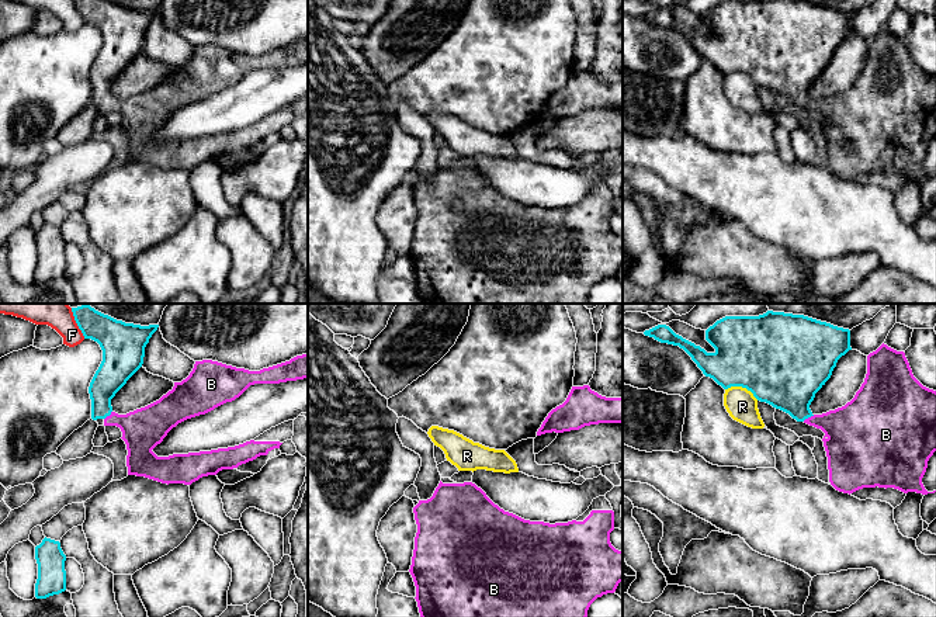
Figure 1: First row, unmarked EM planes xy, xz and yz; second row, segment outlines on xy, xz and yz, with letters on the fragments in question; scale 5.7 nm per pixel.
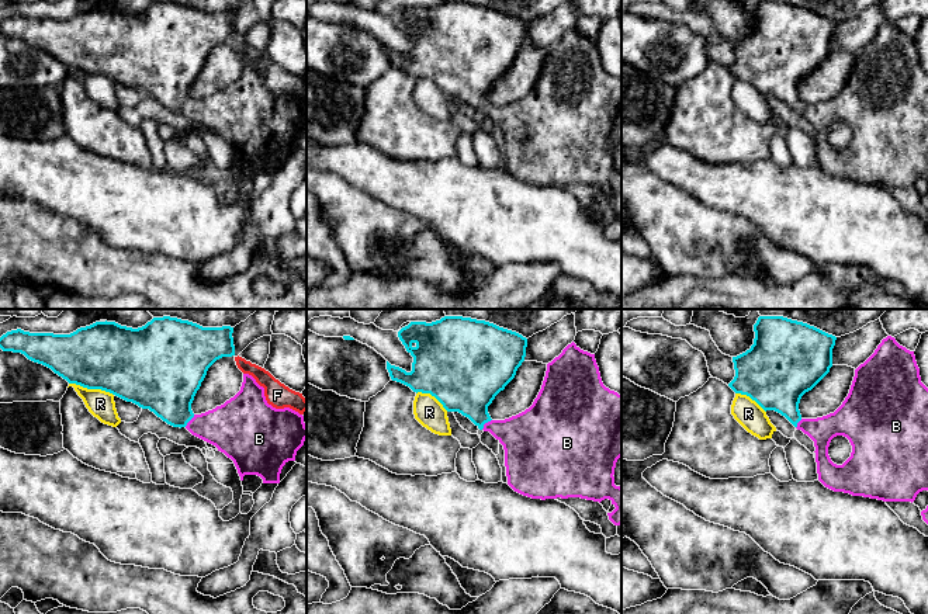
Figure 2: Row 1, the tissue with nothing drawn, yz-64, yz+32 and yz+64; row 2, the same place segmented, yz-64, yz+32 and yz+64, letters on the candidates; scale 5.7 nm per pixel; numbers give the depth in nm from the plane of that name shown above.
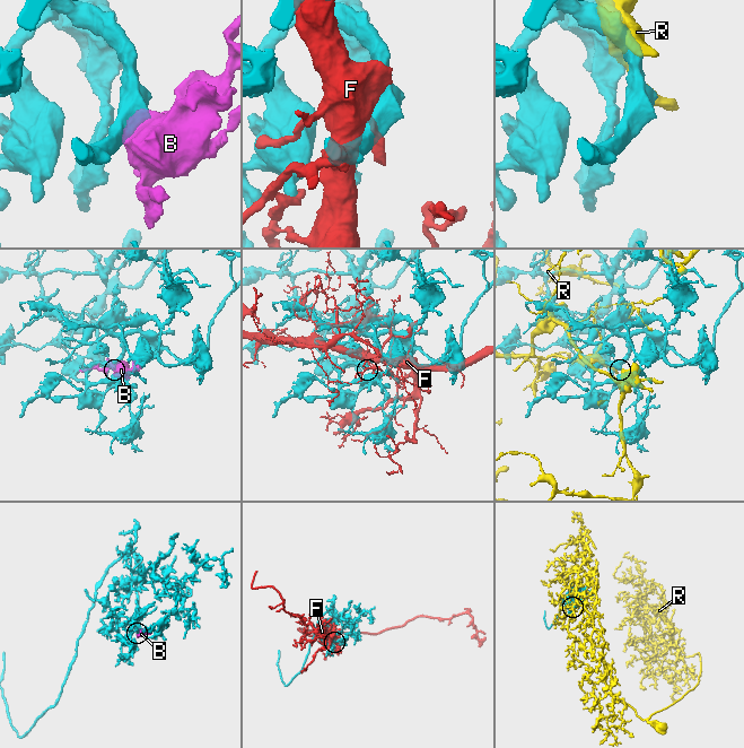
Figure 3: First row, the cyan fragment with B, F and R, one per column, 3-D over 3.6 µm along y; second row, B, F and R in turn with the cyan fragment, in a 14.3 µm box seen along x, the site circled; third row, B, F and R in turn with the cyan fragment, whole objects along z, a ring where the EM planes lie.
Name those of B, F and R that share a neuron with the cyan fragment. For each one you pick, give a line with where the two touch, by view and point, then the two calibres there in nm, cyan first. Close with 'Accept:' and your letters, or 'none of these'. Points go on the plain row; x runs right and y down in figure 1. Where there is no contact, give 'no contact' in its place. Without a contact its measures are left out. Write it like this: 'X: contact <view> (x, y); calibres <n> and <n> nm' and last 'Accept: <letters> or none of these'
B: contact yz (808, 101); calibres 360 and 280 nm
Accept: B

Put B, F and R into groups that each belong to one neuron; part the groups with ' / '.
B / F / R

